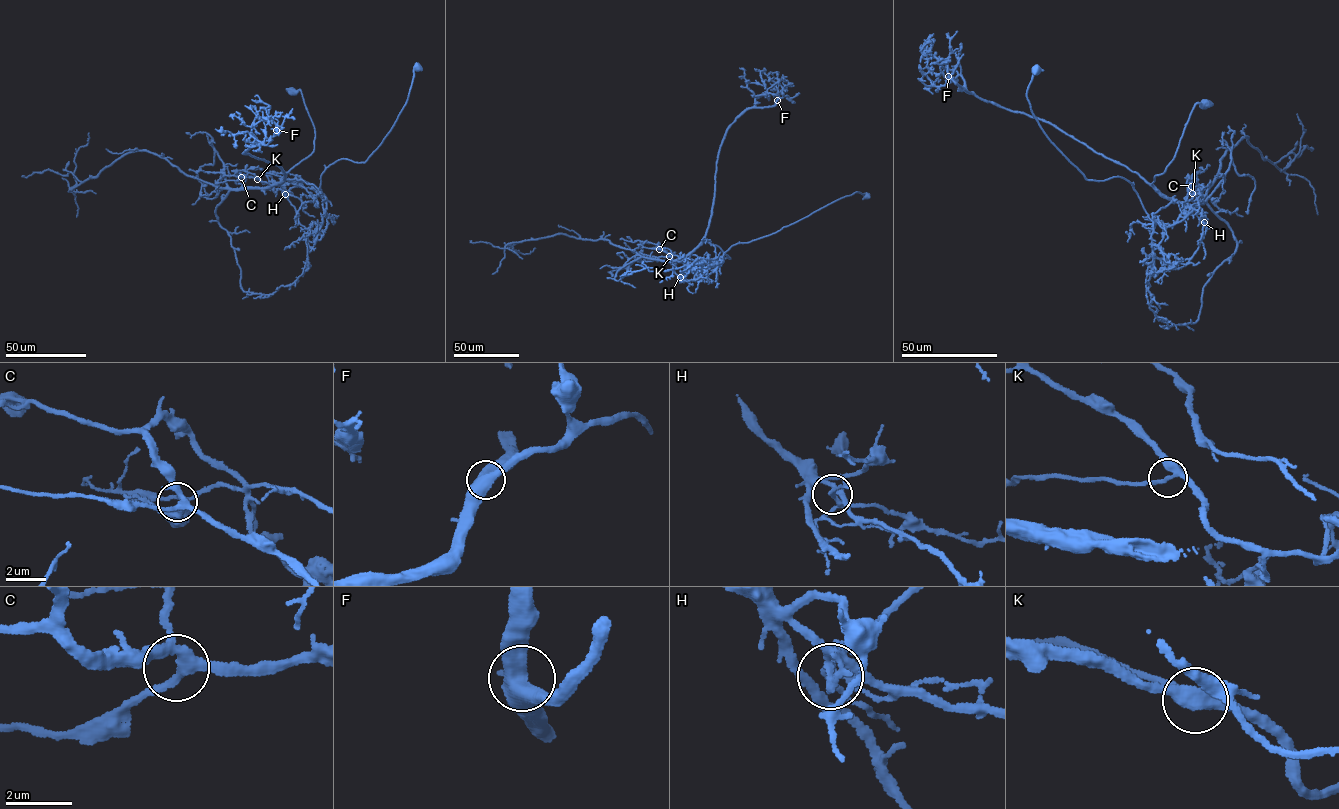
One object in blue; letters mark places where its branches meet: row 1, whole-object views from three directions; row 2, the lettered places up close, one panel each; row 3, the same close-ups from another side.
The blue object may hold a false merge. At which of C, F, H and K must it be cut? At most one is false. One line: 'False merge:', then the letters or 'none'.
False merge: H

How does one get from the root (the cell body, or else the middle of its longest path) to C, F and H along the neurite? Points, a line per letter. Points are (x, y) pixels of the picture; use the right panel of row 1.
C: (1036, 70), (1026, 95), (1032, 113), (1085, 178), (1123, 177), (1152, 221), (1172, 225), (1189, 210), (1191, 186)
F: (1036, 70), (1026, 97), (1050, 141), (1088, 180), (1129, 180), (1154, 222), (1175, 196), (948, 76)
H: (1036, 70), (1026, 95), (1032, 113), (1085, 178), (1129, 180), (1154, 222), (1172, 225), (1187, 212), (1204, 223)

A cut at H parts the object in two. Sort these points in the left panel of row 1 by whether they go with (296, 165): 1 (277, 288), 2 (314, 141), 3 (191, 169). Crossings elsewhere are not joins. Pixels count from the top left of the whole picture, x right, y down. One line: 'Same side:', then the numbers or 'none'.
Same side: 2

